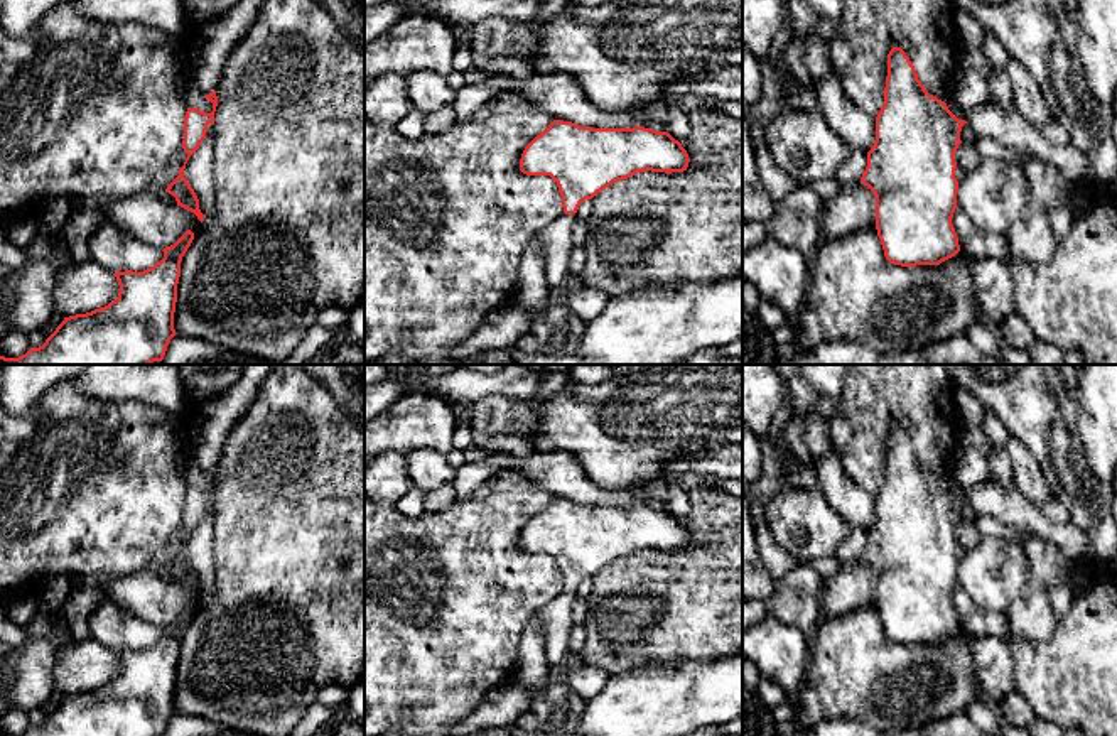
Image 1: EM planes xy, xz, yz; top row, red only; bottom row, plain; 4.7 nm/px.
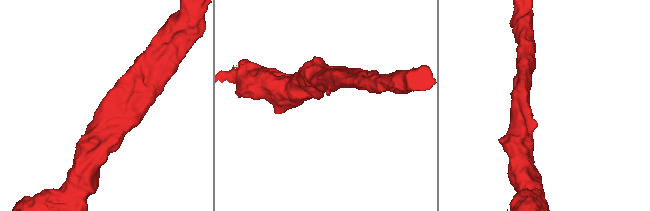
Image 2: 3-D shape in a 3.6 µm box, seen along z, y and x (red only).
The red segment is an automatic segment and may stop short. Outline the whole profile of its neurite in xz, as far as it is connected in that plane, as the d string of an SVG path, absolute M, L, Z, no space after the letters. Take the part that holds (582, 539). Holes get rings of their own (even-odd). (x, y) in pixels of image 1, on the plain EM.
M553 498L537 513L521 532L520 549L550 554L564 586L564 593L538 611L550 665L560 665L569 652L572 604L582 579L638 550L683 550L688 540L687 528L668 510L645 505L591 506Z

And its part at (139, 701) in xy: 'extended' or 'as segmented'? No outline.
as segmented

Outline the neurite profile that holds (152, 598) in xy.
M147 569L100 579L113 601L159 628L174 623L187 608L194 614L201 608L201 599L194 591Z

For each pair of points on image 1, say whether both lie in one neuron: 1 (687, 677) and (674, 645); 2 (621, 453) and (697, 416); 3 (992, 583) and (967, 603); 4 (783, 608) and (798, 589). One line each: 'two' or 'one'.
1: two
2: one
3: two
4: one

